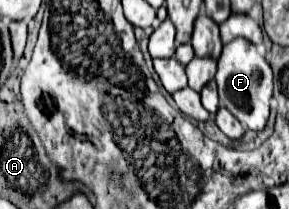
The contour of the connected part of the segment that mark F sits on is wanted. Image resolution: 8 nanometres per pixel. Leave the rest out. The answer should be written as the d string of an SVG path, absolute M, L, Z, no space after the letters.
M235 38L223 46L215 82L219 88L219 100L223 100L227 110L245 128L249 128L249 130L265 128L267 118L269 118L269 100L273 94L273 72L253 42L249 42L245 38Z

